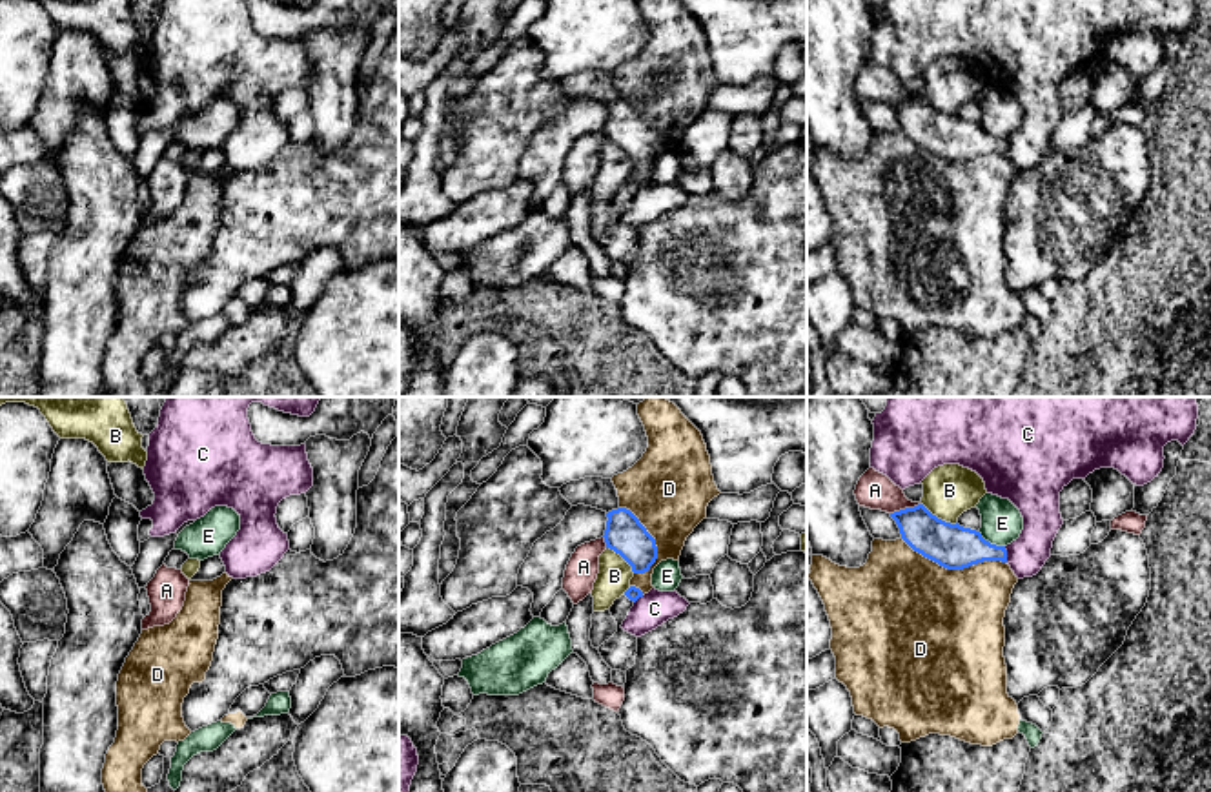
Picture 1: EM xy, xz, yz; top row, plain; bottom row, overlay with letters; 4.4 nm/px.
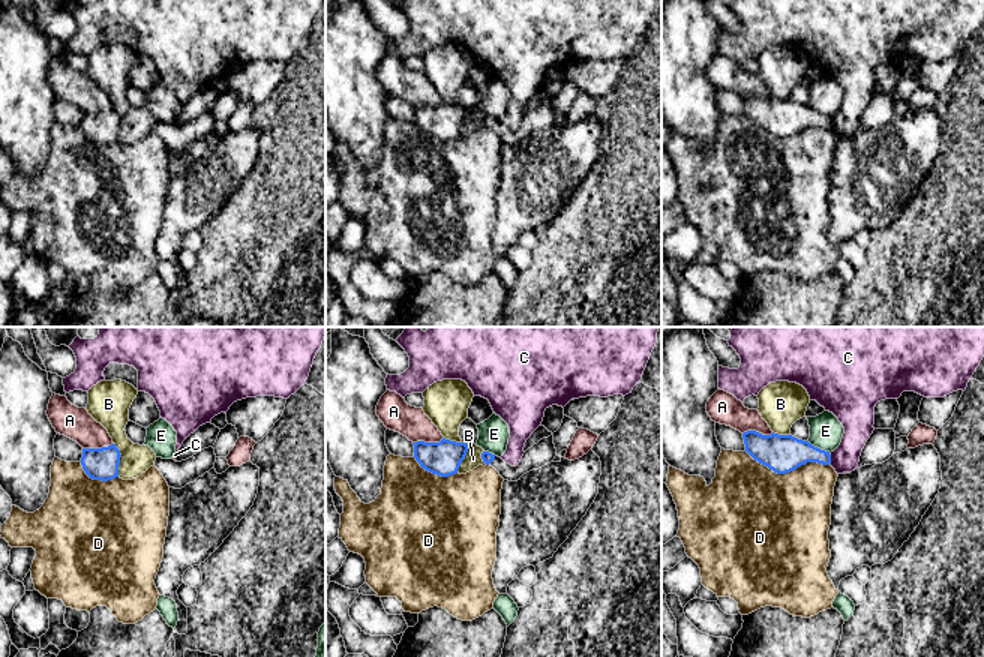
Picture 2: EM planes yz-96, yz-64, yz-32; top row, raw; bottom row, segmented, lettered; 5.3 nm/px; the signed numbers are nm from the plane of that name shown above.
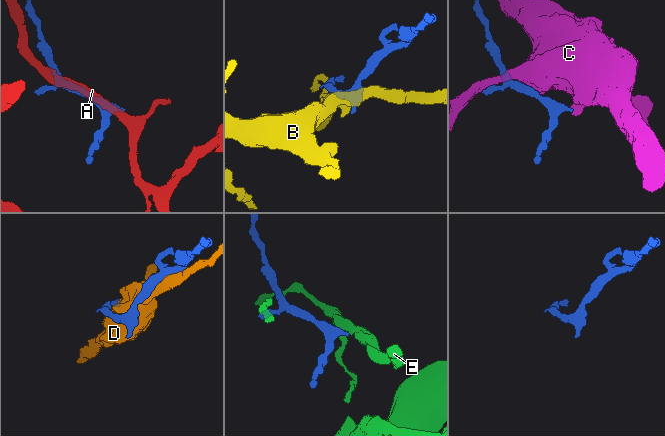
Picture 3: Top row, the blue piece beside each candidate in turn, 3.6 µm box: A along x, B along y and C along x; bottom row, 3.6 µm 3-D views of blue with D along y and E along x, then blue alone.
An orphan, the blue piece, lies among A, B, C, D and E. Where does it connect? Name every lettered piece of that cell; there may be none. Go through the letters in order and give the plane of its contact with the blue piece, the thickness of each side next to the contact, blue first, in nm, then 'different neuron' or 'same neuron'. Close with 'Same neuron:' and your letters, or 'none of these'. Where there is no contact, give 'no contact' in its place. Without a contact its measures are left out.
A: yz | 190/160 nm | different neuron
B: yz | 200/240 nm | different neuron
C: yz | 200/170 nm | different neuron
D: yz | 200/480 nm | different neuron
E: yz | 200/190 nm | different neuron
Same neuron: none of these

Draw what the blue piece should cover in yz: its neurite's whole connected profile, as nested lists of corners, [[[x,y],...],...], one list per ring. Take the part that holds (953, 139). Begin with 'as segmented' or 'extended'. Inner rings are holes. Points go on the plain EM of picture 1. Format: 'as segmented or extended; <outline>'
as segmented; [[[923,96],[894,104],[890,109],[914,144],[947,162],[963,162],[983,153],[1007,155],[1005,138],[991,137],[976,122],[938,111]]]

